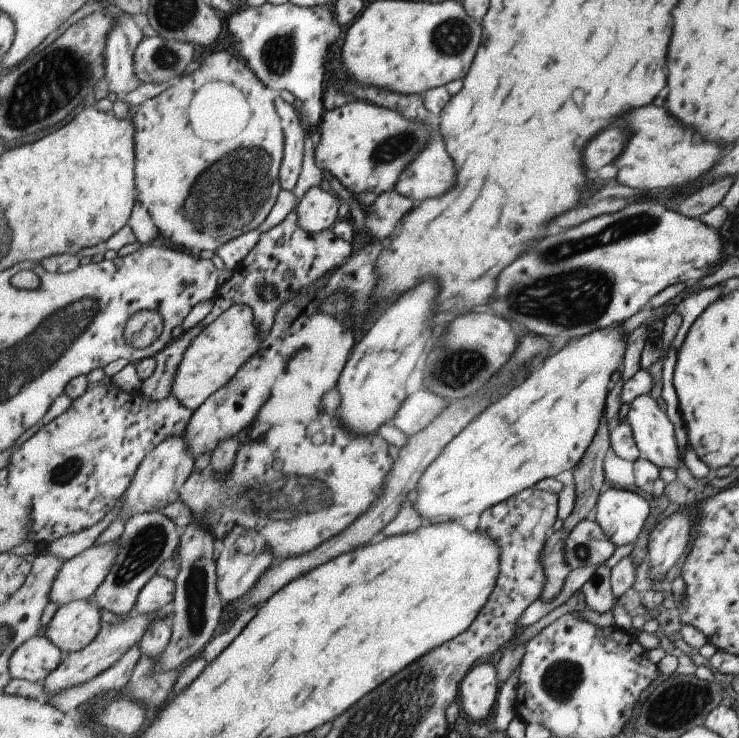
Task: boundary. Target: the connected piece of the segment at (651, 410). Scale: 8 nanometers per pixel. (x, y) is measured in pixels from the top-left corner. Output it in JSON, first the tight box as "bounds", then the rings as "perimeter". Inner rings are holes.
{"bounds":[627,395,683,470],"perimeter":[[[650,395],[638,396],[629,408],[627,420],[634,430],[634,437],[637,441],[641,458],[650,460],[659,468],[673,468],[674,470],[683,464],[682,450],[679,446],[675,425],[671,422],[670,416],[653,400]]]}

